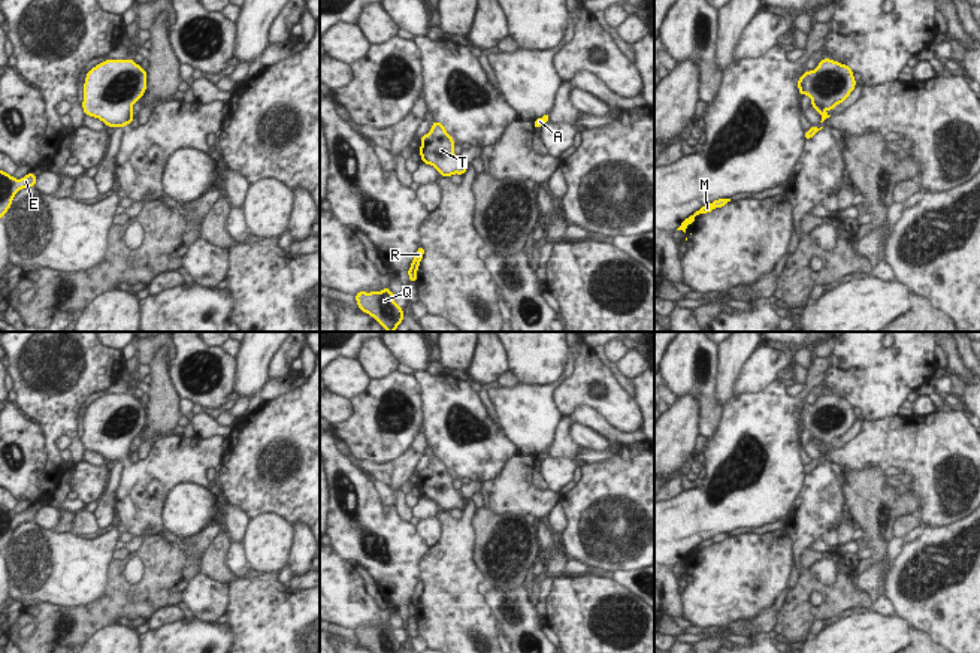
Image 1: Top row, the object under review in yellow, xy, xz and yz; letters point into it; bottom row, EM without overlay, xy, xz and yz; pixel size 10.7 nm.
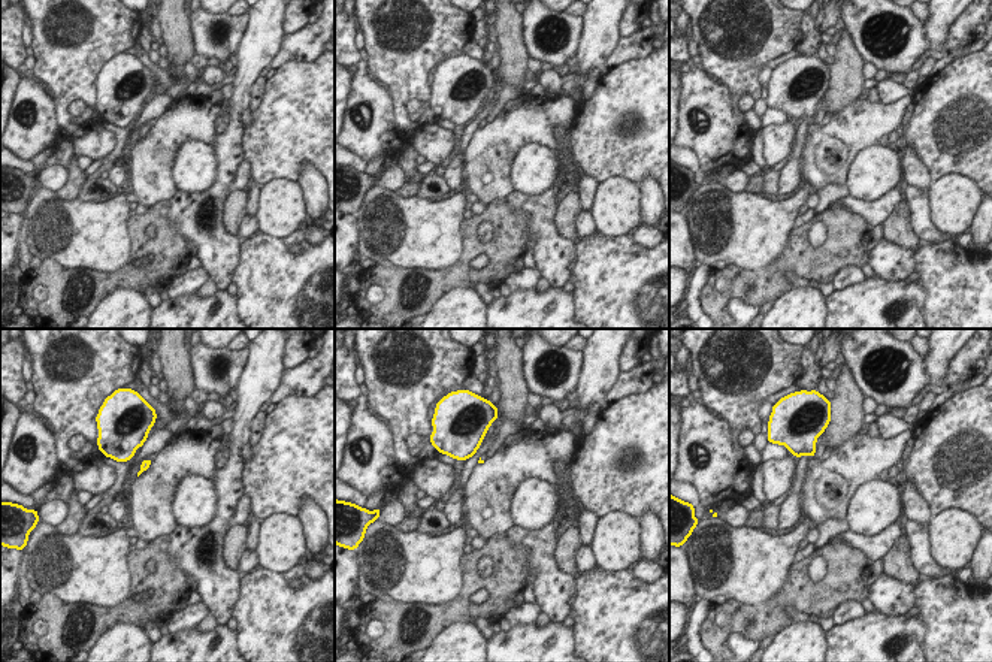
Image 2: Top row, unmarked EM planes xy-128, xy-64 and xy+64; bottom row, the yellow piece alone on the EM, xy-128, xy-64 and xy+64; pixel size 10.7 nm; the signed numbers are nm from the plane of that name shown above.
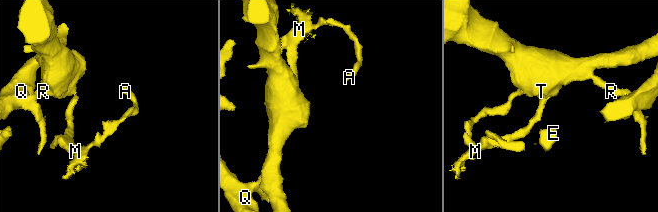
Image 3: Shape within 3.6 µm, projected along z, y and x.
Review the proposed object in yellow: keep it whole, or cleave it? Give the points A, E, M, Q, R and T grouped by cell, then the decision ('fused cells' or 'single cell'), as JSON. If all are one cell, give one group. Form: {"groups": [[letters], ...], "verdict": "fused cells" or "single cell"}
{"groups": [["A", "M"], ["E", "Q", "R", "T"]], "verdict": "fused cells"}

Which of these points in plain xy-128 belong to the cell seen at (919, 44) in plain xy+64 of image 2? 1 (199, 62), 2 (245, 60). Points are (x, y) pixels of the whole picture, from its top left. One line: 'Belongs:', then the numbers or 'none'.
Belongs: none

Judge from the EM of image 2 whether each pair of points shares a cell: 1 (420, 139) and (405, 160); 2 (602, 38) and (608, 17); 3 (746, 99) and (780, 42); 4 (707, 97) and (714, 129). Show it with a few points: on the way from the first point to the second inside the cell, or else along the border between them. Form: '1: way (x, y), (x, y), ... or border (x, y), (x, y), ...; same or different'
1: border (410, 142), (420, 154); different
2: way (602, 33), (604, 21); same
3: border (737, 96), (747, 91), (756, 100); different
4: way (710, 105), (714, 121); same

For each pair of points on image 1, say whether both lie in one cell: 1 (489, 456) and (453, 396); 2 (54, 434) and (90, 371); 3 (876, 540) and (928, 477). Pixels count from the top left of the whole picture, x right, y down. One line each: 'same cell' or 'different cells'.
1: same cell
2: same cell
3: different cells

